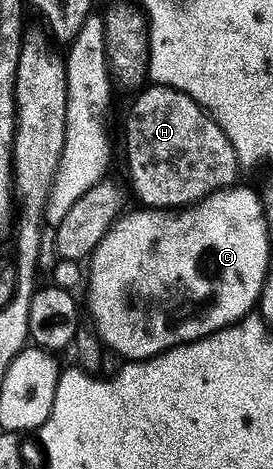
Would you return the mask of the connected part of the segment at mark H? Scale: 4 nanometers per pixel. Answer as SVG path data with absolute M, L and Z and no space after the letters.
M158 86L144 87L136 96L139 97L136 98L135 105L132 106L131 113L127 116L127 168L131 171L130 191L133 193L134 199L136 196L143 203L140 205L144 209L178 210L190 208L191 205L200 204L203 200L208 200L213 194L224 192L225 189L236 187L240 183L241 165L229 138L225 138L225 130L221 130L221 126L217 126L215 119L192 96L188 96L186 92L178 92L176 88L161 88Z

